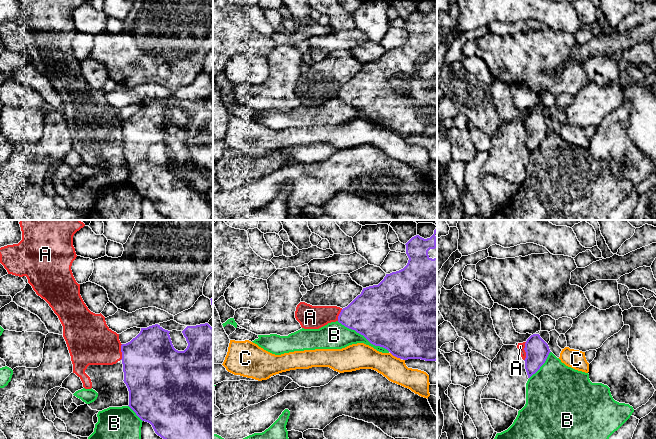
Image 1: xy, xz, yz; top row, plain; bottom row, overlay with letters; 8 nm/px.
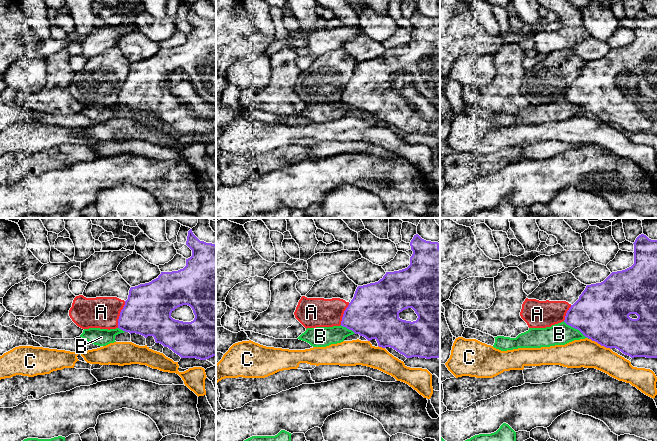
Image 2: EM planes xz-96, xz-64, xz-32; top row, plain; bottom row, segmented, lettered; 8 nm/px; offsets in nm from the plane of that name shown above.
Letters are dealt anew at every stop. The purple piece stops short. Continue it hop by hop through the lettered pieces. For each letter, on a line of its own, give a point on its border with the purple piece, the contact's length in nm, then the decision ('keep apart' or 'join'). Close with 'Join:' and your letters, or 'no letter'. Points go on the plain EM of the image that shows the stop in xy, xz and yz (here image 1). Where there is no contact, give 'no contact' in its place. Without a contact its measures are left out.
A: contact yz (525, 127); length 150 nm; keep apart
B: contact xz (363, 111); length 480 nm; keep apart
C: contact xz (395, 132); length 110 nm; keep apart
Join: no letter

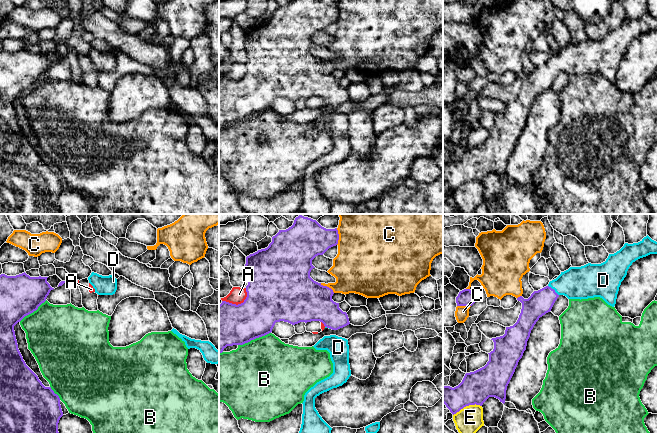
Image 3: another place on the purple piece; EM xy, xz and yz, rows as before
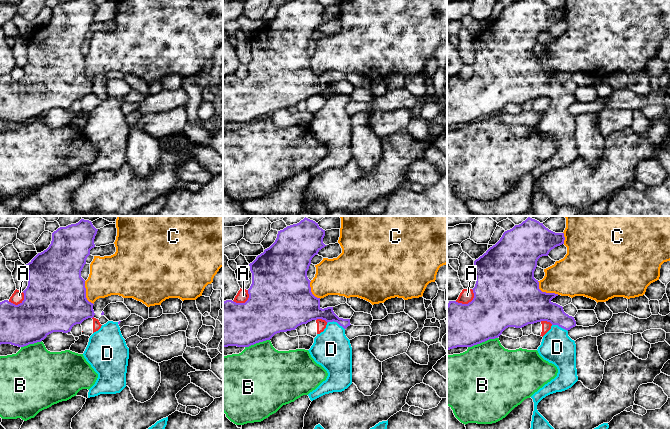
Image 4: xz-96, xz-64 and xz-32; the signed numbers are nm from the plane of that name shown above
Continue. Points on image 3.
A: contact xz (239, 80); length 220 nm; keep apart
B: contact xz (254, 114); length 280 nm; keep apart
C: contact xz (338, 12); length 140 nm; keep apart
D: contact yz (554, 66); length 120 nm; join
E: contact yz (467, 181); length 240 nm; keep apart
Join: D

